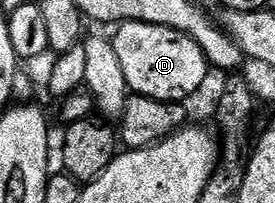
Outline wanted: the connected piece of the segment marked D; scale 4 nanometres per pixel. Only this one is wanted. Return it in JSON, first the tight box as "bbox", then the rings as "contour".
{"bbox":[111,22,210,103],"contour":[[[121,22],[111,35],[114,52],[122,64],[126,84],[132,94],[141,94],[159,102],[184,103],[188,96],[202,88],[210,77],[208,57],[190,36],[174,28],[162,28],[145,22]]]}

